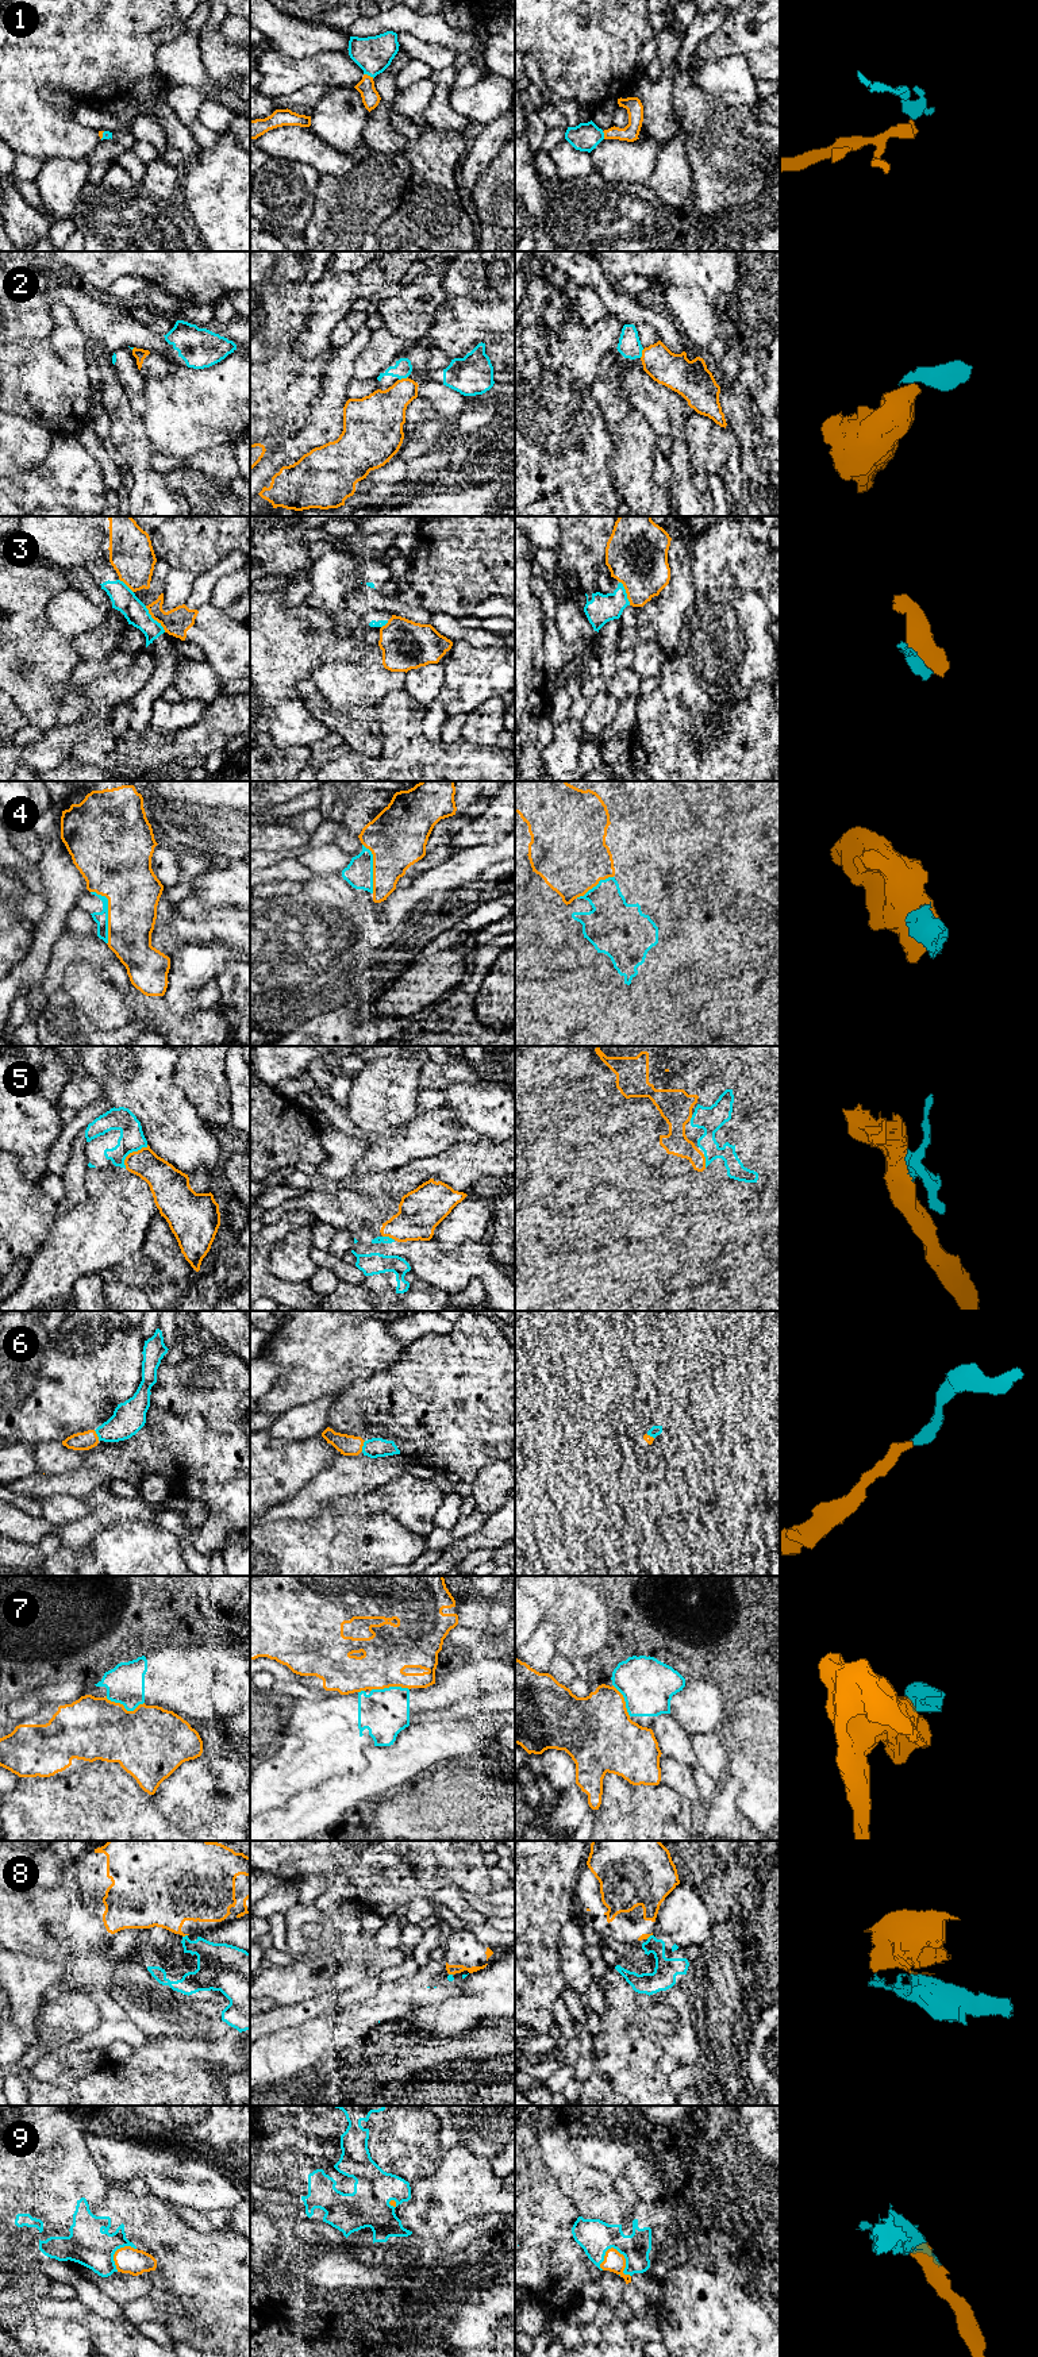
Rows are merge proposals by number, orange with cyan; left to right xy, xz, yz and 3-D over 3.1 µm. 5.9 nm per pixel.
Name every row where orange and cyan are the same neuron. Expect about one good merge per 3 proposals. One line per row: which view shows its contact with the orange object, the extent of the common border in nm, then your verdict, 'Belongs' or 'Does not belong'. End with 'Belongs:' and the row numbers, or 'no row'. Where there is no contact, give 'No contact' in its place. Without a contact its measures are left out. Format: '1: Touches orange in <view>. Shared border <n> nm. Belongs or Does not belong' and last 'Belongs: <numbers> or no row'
1: Touches orange in xz. Shared border 70 nm. Belongs
2: Touches orange in xz. Shared border 60 nm. Does not belong
3: Touches orange in xy. Shared border 200 nm. Does not belong
4: Touches orange in xy. Shared border 340 nm. Belongs
5: Touches orange in xy. Shared border 200 nm. Does not belong
6: Touches orange in xy. Shared border 70 nm. Belongs
7: Touches orange in xy. Shared border 240 nm. Does not belong
8: Touches orange in xy. Shared border 40 nm. Does not belong
9: Touches orange in yz. Shared border 220 nm. Belongs
Belongs: 1, 4, 6, 9

